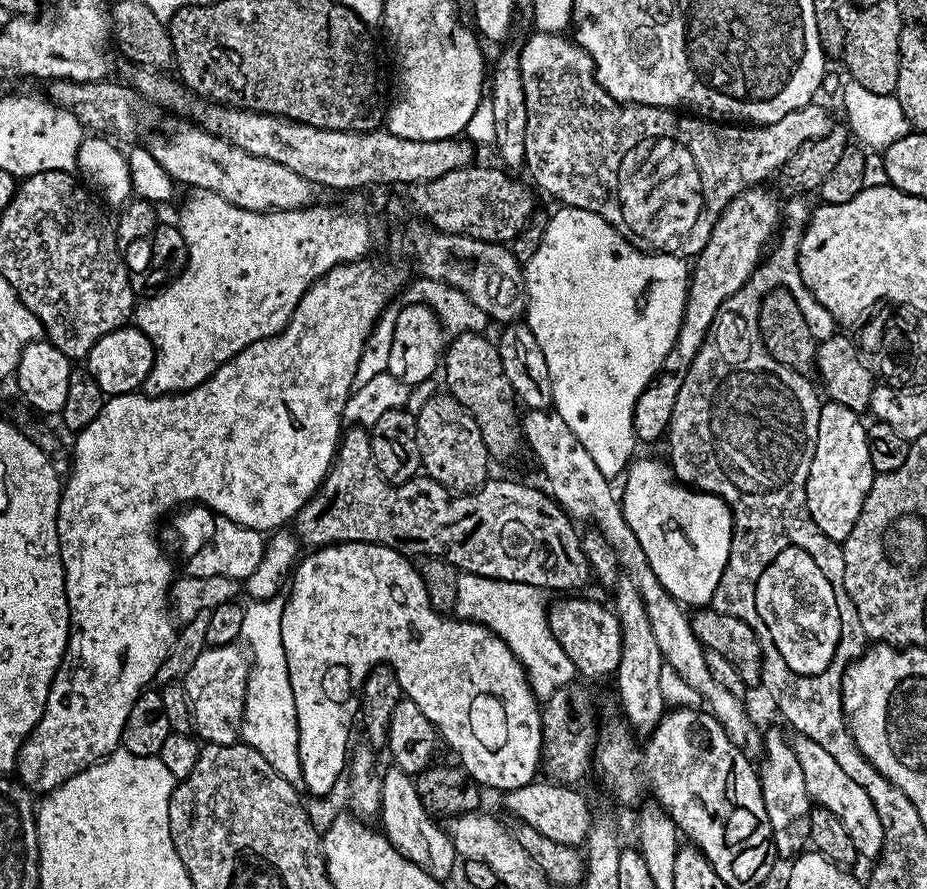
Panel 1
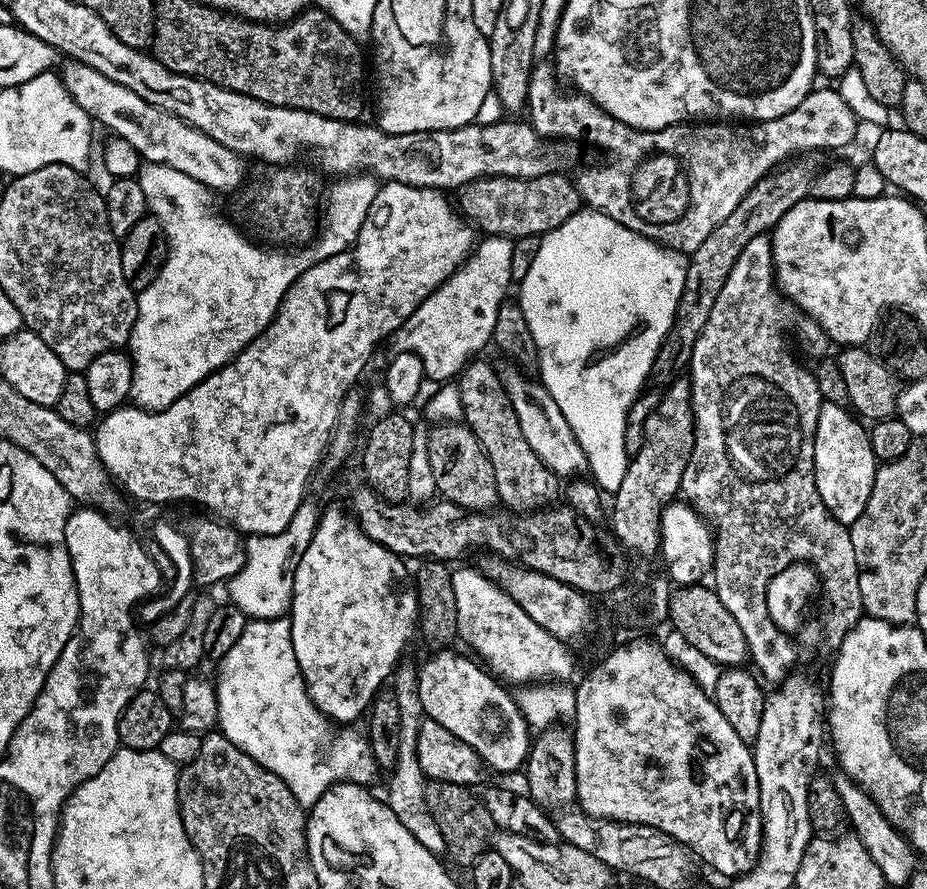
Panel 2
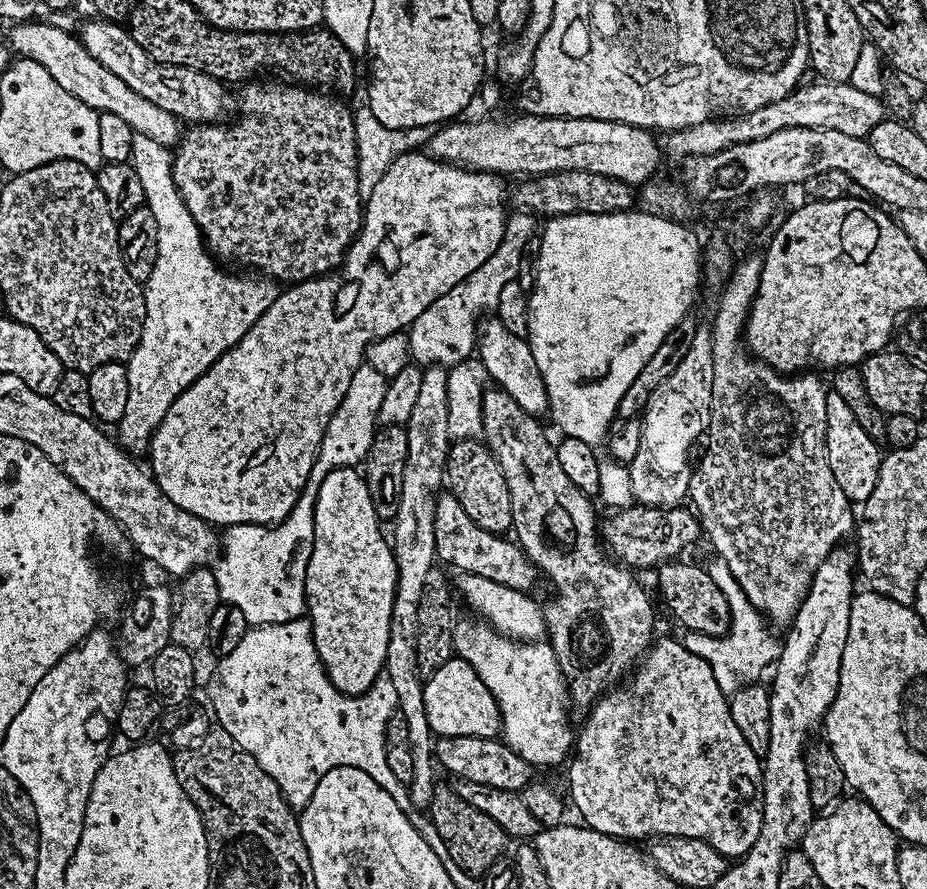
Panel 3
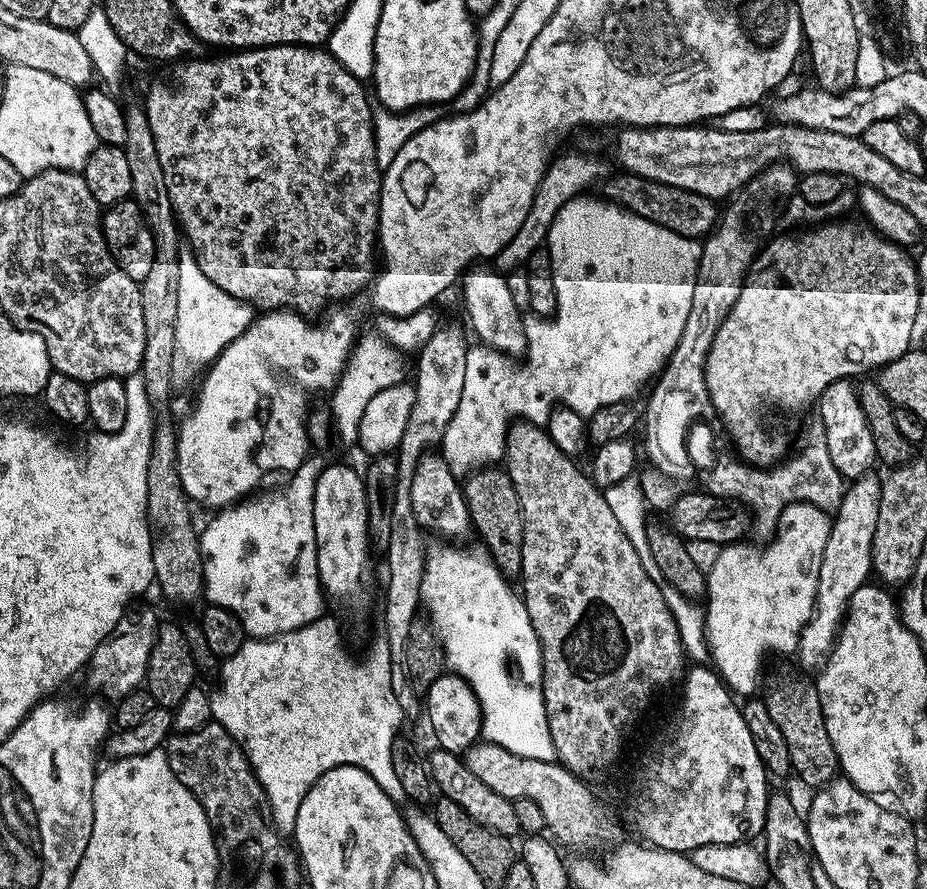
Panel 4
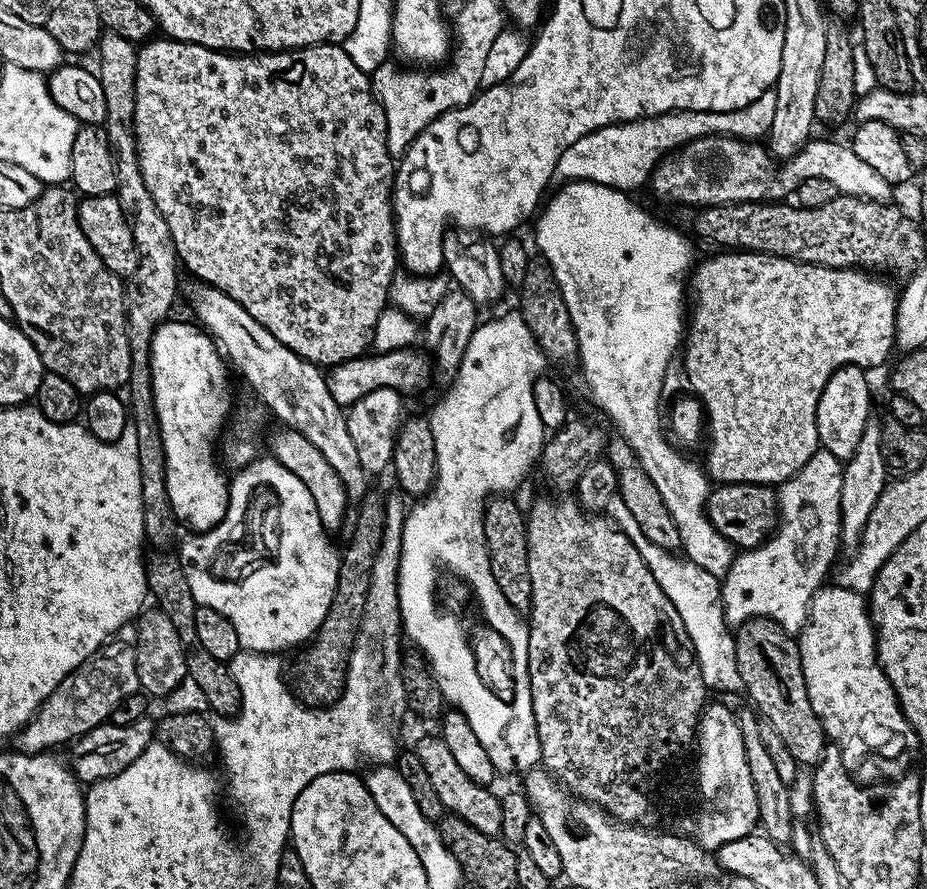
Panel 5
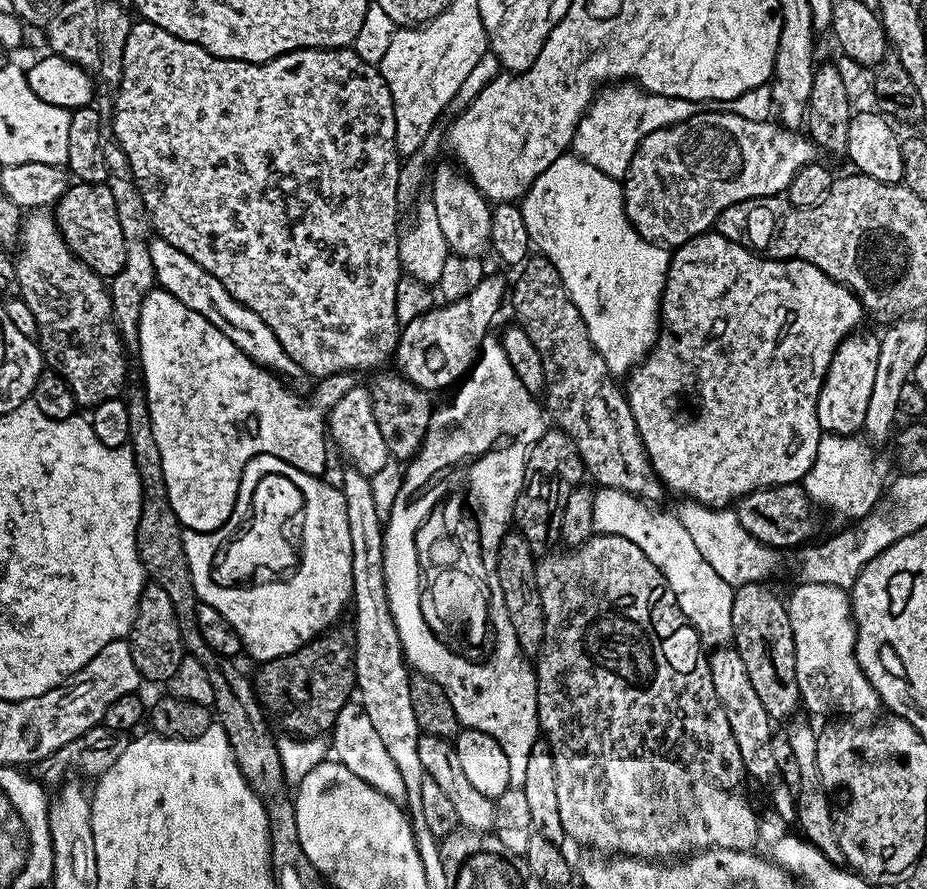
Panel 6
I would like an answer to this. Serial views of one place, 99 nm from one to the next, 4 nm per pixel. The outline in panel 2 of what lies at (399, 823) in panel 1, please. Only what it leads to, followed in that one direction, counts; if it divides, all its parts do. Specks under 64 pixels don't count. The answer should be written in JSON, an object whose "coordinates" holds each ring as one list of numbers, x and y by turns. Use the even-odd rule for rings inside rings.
{"coordinates":[[401,663,395,669,394,675,391,677,391,679,393,678,392,684,390,684,391,691,395,692,398,698,400,746,398,748,398,762,390,770,392,781,388,784,386,803,390,806,390,810,394,810,398,822,402,822,402,826,406,826,406,830,410,830,410,834,414,834,414,838,418,838,418,842,422,842,422,846,426,846,426,850,440,854,445,851,445,846,438,825,434,822,434,818,431,817,430,810,427,808,426,788,428,780,422,770,421,763,418,762,418,730,421,720,425,719,422,698,418,694,418,668,415,663,413,665,403,664]]}

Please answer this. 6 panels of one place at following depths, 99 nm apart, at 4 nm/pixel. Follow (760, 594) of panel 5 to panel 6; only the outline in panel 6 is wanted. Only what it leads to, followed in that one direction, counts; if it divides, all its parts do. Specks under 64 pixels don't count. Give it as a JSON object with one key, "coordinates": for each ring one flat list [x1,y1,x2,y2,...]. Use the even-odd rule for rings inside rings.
{"coordinates":[[821,435,818,454,802,481,803,490,813,505,820,507,821,504,824,508,832,508,834,515,845,516,845,521,848,522,855,522,868,515,886,488,884,472,872,461,871,450,873,451,859,435]]}

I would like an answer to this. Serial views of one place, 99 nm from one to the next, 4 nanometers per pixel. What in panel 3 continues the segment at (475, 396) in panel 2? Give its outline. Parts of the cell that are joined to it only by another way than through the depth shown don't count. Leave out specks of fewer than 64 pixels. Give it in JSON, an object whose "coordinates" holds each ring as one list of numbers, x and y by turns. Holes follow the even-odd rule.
{"coordinates":[[499,390,491,391,485,391,480,402,484,427,482,440,495,454,498,466,502,466,506,486,510,486,510,502,514,506,514,539,530,558,537,573,543,579,545,576,556,591,556,597,542,608,544,631,547,643,552,645,558,658,567,695,571,703,573,700,574,703,581,704,584,710,588,710,605,692,615,689,633,671,638,658,653,647,652,627,656,620,652,617,652,600,627,567,621,566,615,559,607,560,604,557,606,552,600,545,601,533,598,531,598,517,596,518,596,512,592,509,593,501,570,482,562,470,556,457,556,444,548,441,548,436,540,425,541,421,522,410,522,406,518,406,518,402,510,398,510,394]]}

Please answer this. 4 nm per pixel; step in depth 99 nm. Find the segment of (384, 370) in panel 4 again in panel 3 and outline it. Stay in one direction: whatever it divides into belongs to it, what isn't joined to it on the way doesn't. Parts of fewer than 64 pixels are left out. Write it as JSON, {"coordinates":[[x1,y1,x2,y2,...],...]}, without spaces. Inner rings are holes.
{"coordinates":[[368,363,361,364,354,372,344,399,331,415,330,422,327,423,327,428,323,432,322,442,319,444,319,454,316,455,315,465,311,468,313,476,316,476,316,472,320,472,320,476,324,479,334,467,355,467,364,460,378,431,376,415,381,409,382,400,388,389,387,381]]}

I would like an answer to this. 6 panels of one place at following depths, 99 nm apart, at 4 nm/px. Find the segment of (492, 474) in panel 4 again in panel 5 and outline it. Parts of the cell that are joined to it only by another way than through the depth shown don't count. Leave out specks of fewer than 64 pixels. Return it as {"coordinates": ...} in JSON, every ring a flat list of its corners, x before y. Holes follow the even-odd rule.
{"coordinates":[[497,494,489,499,484,513,484,546,483,551,488,552,486,563,490,566,490,574,494,574,494,582,502,590,506,602,515,612,521,614,531,613,532,610,532,591,530,590,530,566,528,565,528,522,525,509,519,508,512,501,513,497,508,494]]}

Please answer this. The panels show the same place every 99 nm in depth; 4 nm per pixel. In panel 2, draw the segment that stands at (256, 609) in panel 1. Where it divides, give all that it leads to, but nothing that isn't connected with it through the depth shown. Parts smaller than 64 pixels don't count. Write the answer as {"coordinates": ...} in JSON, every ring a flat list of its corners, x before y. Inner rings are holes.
{"coordinates":[[275,616,273,620,249,619,246,630,242,630,242,638,230,646,223,660,219,661,218,668,220,677,215,677,214,683,218,698,219,731,234,741,240,751,250,754,263,768,282,778,304,809,312,809,332,784,359,782,365,786,371,785,378,769,367,735,360,733,359,736,354,729,344,728,332,740,333,725,310,698,292,645,292,625,284,616]]}

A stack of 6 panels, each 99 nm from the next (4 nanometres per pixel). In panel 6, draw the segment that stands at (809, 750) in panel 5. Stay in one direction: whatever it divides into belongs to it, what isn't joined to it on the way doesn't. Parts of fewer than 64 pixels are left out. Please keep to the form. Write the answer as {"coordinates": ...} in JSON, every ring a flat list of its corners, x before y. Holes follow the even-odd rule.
{"coordinates":[[764,582,744,584,733,591,731,643,746,665,750,686,754,686,762,706,766,706,766,714,770,714,773,721,780,722,787,721,793,715,791,712,801,707,798,666,787,603,781,597,779,600,768,586]]}

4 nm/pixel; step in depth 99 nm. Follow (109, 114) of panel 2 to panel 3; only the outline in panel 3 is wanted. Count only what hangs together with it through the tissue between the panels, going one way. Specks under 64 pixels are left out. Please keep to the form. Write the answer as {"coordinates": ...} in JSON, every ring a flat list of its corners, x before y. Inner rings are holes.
{"coordinates":[[16,22,6,37,6,43,17,57,38,62,66,90,66,94,74,94,86,106,90,106,95,112,109,112,122,118,132,127,133,133,154,138,154,142,165,146,172,146,179,141,182,135,181,121,172,116,166,110,154,106,154,102,146,102,142,94,134,94,118,74,110,74,106,66,102,66,94,57,84,49,83,44,75,35,63,32,52,24,36,24,37,22]]}

